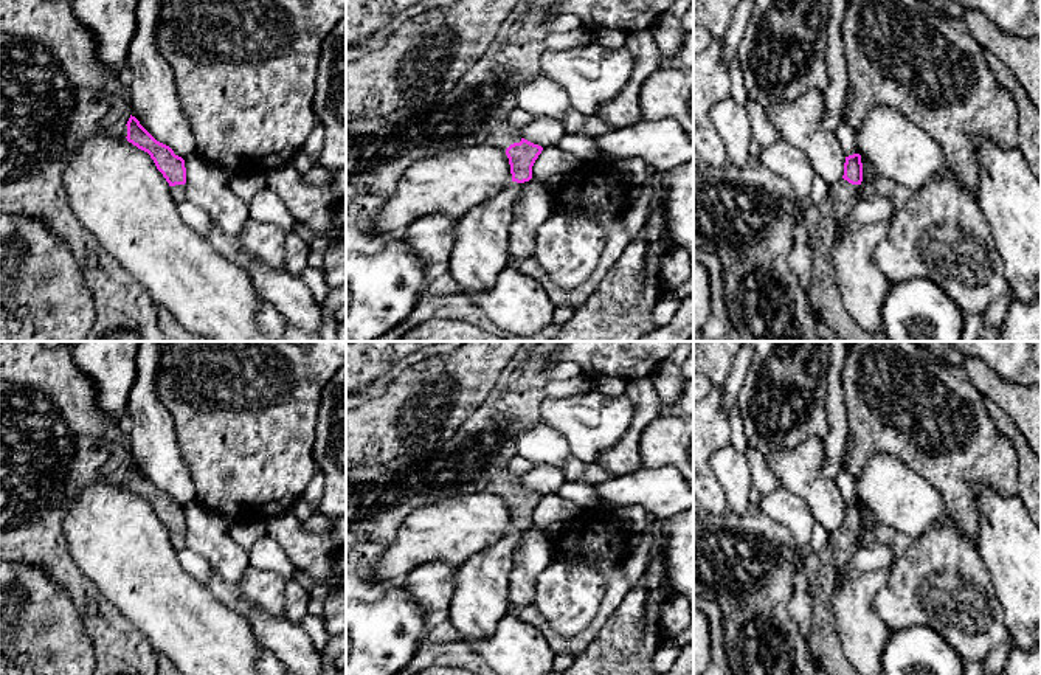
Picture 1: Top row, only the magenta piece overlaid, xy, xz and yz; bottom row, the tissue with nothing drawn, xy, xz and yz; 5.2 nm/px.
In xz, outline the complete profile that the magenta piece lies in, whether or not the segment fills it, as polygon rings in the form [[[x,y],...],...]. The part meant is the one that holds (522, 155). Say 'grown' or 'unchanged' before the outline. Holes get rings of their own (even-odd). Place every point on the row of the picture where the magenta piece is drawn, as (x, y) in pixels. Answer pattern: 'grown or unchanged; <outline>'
grown; [[[498,124],[486,143],[503,149],[509,158],[512,182],[524,183],[532,178],[532,166],[543,147],[521,137],[520,127]]]

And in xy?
grown; [[[130,115],[127,121],[127,141],[138,149],[147,152],[154,160],[157,169],[169,183],[172,199],[180,203],[185,200],[186,168],[185,160],[174,154],[174,151],[157,141],[141,124]]]

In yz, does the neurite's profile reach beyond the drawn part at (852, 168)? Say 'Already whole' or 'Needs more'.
Needs more

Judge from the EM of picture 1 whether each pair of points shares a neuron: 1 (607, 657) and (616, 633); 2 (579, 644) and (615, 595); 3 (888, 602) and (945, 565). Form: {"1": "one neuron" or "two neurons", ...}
{"1": "one neuron", "2": "one neuron", "3": "one neuron"}

